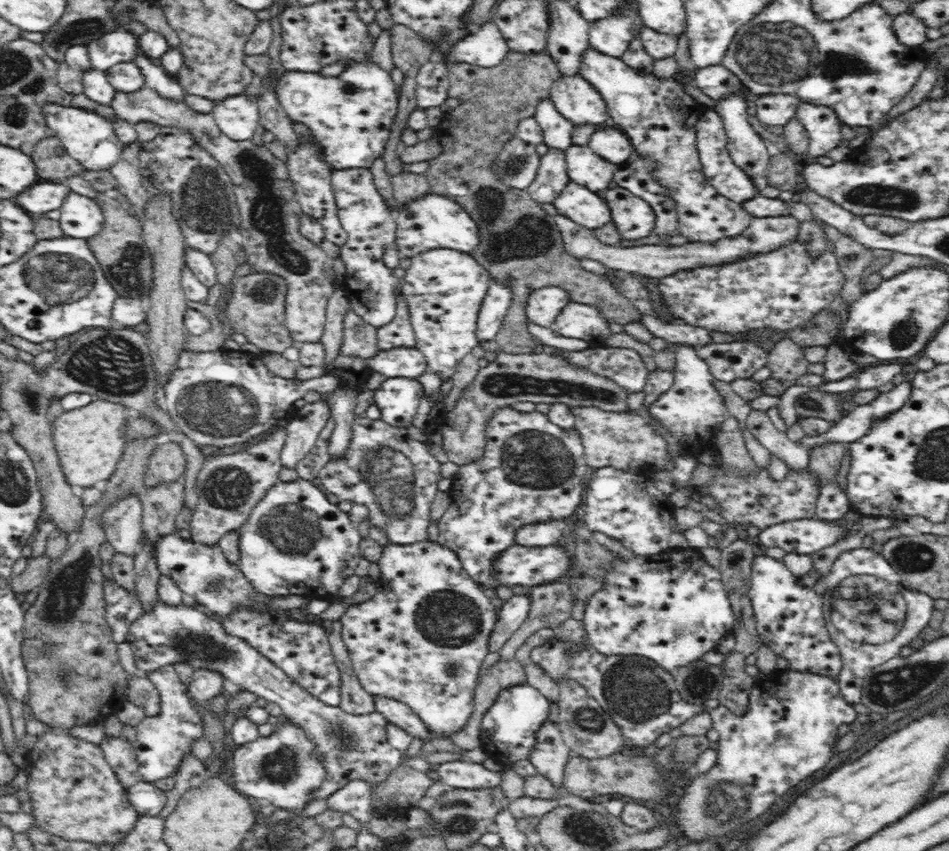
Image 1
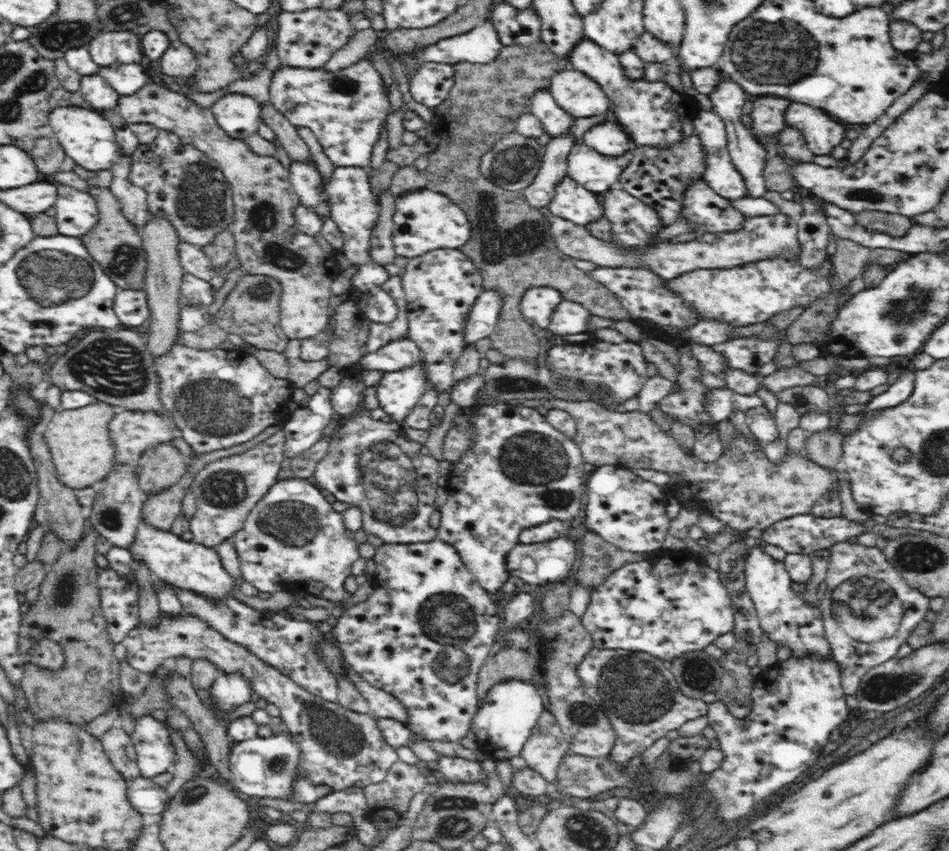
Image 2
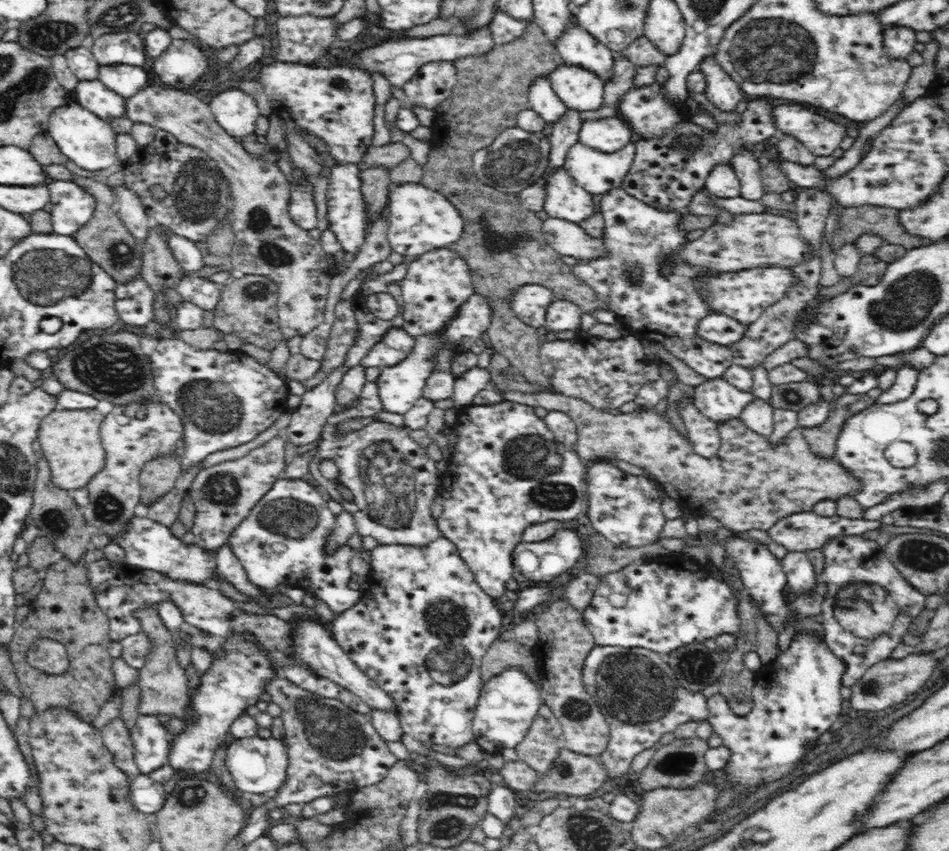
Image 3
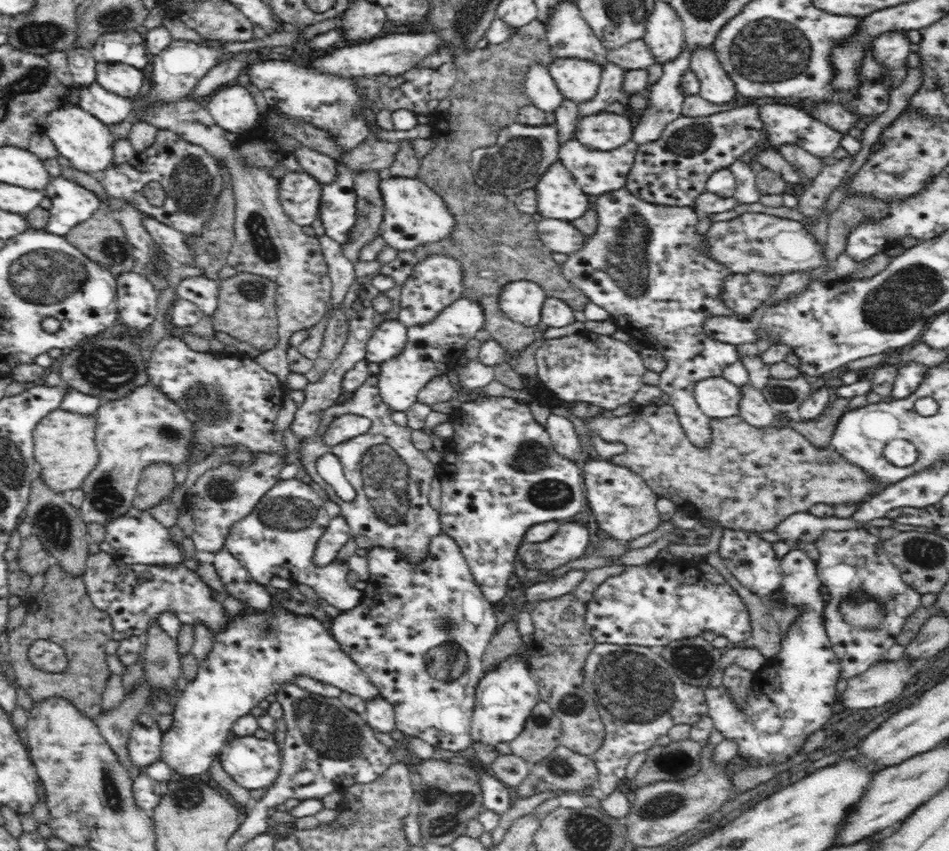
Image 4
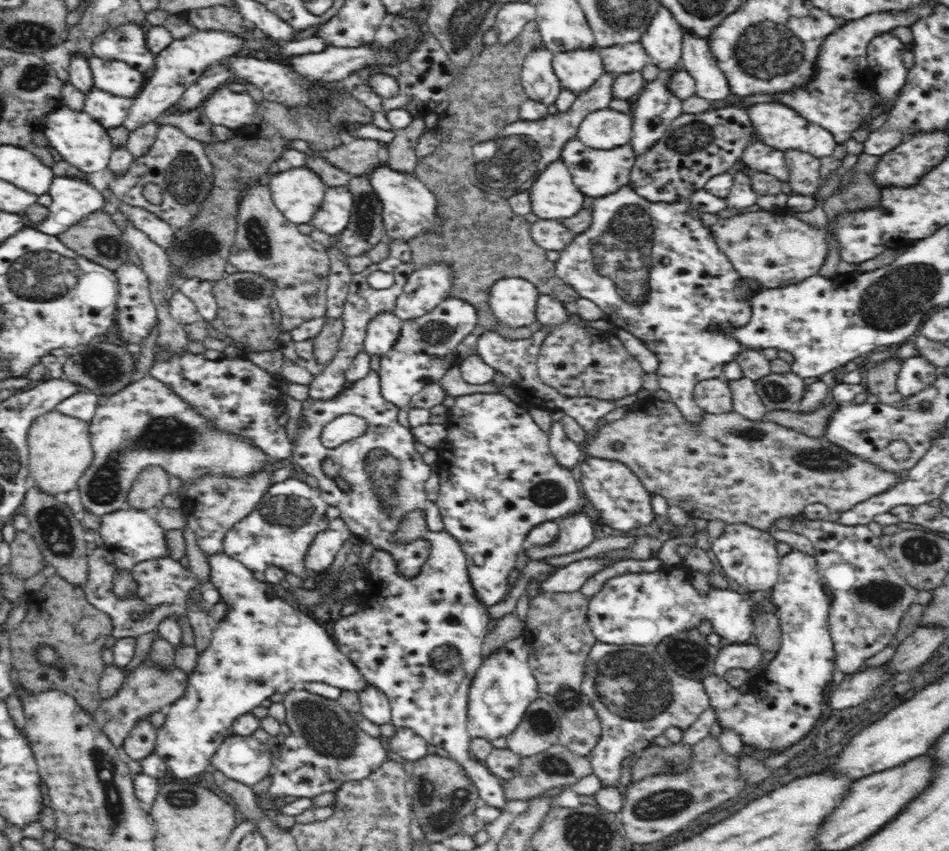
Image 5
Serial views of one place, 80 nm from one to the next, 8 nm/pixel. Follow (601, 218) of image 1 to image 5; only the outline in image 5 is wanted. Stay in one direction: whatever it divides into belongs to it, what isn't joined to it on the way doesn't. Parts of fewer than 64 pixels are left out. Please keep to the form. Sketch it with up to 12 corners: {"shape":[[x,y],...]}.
{"shape":[[562,158],[548,164],[525,194],[542,220],[572,217],[585,195]]}

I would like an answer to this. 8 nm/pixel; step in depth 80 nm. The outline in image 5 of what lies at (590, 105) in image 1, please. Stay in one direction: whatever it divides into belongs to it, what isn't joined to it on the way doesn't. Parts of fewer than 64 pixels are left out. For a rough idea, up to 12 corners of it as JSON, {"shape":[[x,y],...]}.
{"shape":[[598,46],[554,53],[563,88],[576,94],[604,73]]}

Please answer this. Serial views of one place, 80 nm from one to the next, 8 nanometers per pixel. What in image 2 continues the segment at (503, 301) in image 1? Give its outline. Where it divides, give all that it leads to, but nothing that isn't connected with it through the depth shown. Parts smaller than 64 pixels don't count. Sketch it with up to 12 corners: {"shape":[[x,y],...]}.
{"shape":[[480,294],[464,326],[468,344],[494,332],[502,296]]}

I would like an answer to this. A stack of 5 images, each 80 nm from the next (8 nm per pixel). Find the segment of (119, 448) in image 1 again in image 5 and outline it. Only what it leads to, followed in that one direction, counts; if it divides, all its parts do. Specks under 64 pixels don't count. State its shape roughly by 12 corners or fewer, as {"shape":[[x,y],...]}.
{"shape":[[52,411],[28,428],[29,476],[54,496],[93,462],[89,422]]}

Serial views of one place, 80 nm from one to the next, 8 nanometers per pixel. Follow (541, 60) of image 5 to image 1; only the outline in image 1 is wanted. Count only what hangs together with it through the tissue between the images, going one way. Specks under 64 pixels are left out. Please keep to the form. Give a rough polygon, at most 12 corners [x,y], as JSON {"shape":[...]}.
{"shape":[[551,98],[538,104],[534,118],[549,148],[566,150],[575,125]]}

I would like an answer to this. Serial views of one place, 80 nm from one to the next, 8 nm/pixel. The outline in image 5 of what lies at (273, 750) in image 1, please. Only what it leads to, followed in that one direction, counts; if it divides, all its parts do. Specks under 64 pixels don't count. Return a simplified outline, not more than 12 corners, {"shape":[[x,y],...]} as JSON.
{"shape":[[232,734],[210,758],[210,771],[260,782],[272,754],[258,739]]}

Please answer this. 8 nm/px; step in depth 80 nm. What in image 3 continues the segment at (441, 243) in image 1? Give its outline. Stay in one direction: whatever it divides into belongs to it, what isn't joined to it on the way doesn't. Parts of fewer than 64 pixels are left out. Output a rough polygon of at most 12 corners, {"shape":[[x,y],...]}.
{"shape":[[423,183],[391,184],[391,250],[452,246],[465,220]]}

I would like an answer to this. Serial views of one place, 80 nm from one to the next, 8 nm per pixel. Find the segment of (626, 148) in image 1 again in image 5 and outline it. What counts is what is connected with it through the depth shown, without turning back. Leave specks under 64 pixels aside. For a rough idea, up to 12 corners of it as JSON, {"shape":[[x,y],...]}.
{"shape":[[592,112],[576,138],[594,149],[630,142],[632,114]]}

